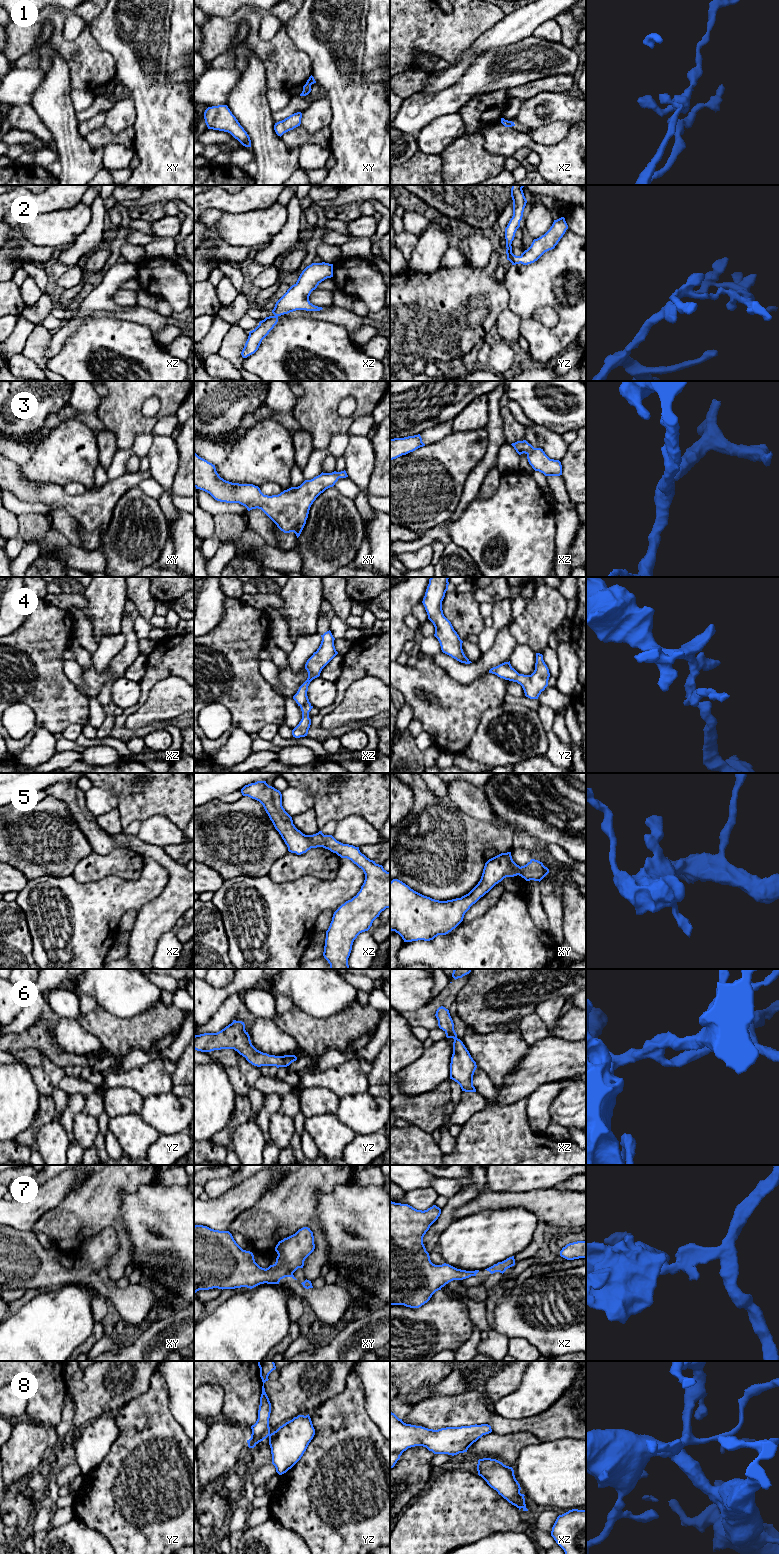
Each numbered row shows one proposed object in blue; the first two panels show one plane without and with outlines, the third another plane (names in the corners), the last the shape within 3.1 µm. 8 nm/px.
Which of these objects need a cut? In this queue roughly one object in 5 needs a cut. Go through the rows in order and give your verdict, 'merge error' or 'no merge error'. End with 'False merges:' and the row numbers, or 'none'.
1: no merge error
2: no merge error
3: no merge error
4: no merge error
5: no merge error
6: no merge error
7: no merge error
8: no merge error
False merges: none

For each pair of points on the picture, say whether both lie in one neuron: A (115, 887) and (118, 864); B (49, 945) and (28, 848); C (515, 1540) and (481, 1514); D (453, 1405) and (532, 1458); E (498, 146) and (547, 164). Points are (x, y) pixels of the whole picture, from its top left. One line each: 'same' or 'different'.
A: different
B: different
C: different
D: different
E: same

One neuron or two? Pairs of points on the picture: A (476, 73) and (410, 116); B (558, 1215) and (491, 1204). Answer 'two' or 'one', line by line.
A: one
B: one

